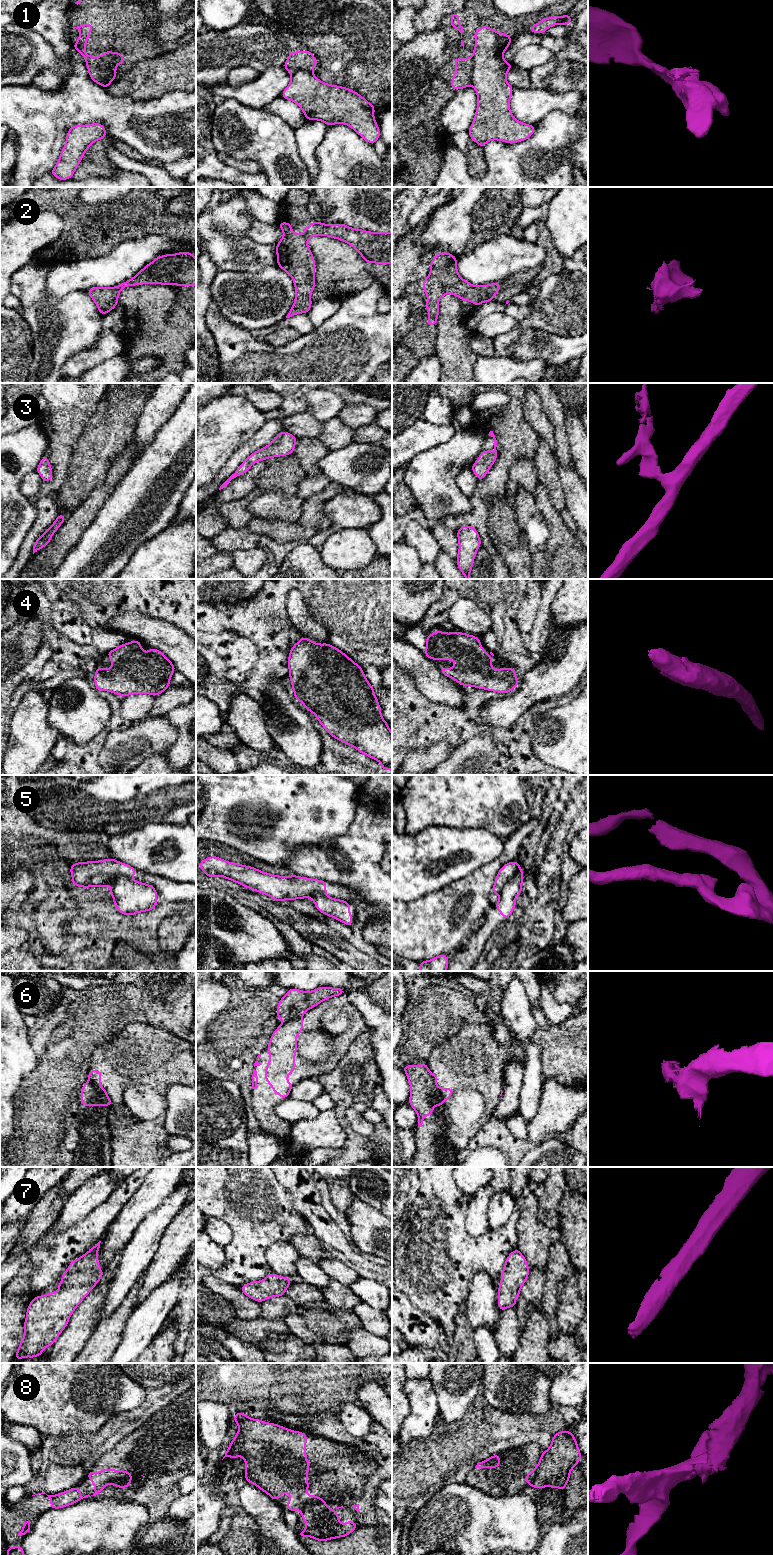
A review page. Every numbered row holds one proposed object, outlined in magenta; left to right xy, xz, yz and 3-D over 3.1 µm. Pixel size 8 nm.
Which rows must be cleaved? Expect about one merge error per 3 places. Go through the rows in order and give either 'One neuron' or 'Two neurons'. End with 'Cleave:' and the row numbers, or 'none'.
1: Two neurons
2: One neuron
3: One neuron
4: One neuron
5: Two neurons
6: Two neurons
7: One neuron
8: Two neurons
Cleave: 1, 5, 6, 8

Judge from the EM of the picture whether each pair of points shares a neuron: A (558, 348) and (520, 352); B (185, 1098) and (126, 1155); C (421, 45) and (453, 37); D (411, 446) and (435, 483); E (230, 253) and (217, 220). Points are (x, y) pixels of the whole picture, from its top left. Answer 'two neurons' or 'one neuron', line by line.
A: one neuron
B: two neurons
C: one neuron
D: two neurons
E: one neuron

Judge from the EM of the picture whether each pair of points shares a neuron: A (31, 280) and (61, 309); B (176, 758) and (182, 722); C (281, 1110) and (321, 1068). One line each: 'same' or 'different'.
A: same
B: same
C: different

